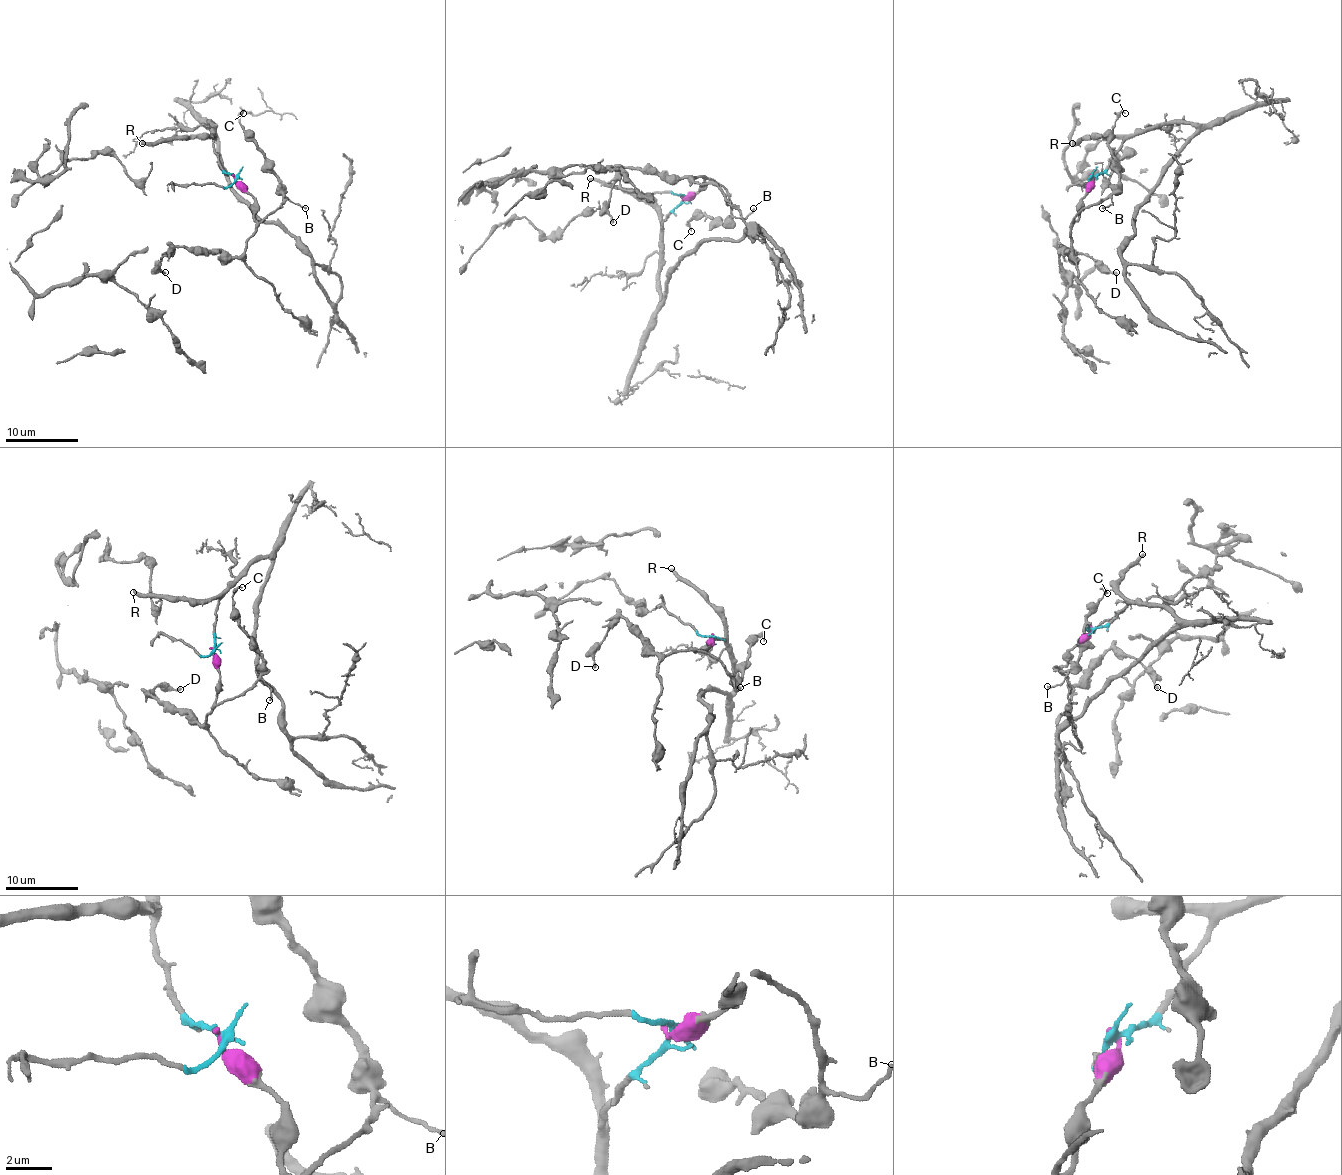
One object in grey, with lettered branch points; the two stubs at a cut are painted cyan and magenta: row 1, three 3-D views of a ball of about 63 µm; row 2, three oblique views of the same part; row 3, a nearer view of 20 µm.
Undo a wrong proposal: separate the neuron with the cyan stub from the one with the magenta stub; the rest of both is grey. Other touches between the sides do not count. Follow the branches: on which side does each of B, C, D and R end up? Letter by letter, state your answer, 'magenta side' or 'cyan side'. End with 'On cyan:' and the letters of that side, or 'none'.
B: magenta side
C: magenta side
D: magenta side
R: cyan side
On cyan: R

